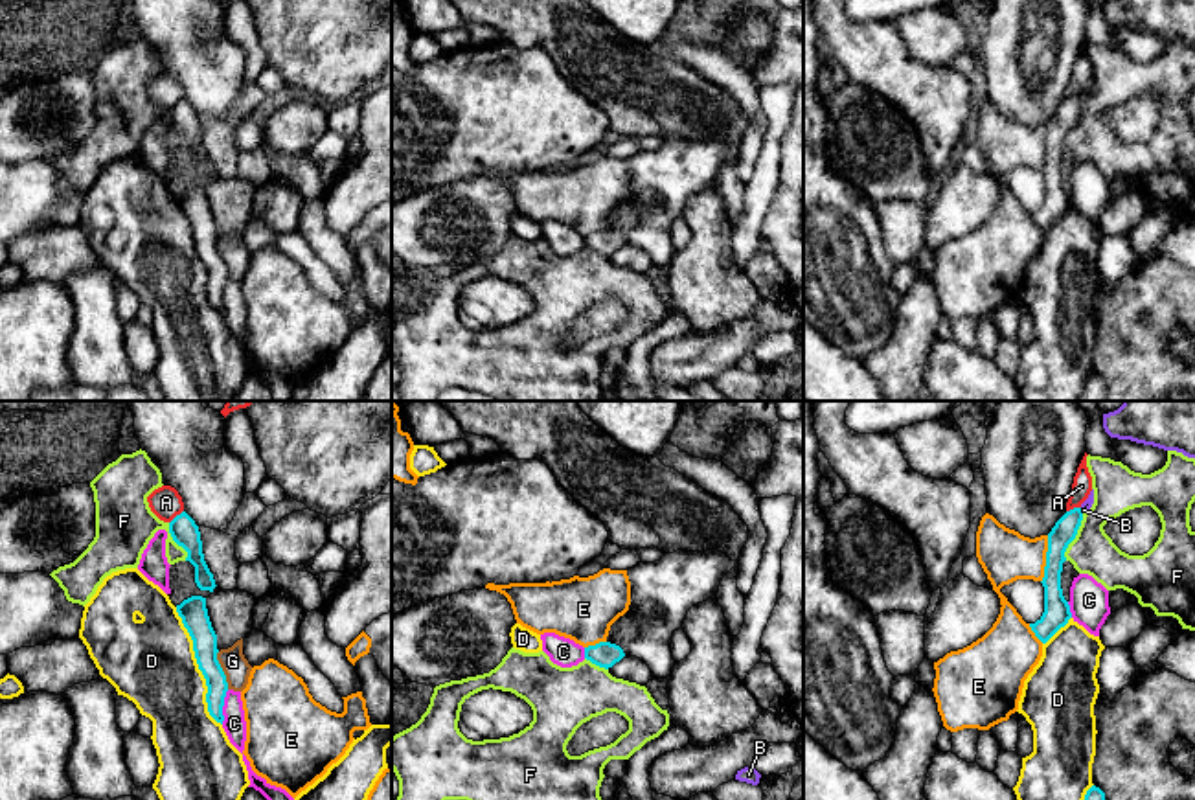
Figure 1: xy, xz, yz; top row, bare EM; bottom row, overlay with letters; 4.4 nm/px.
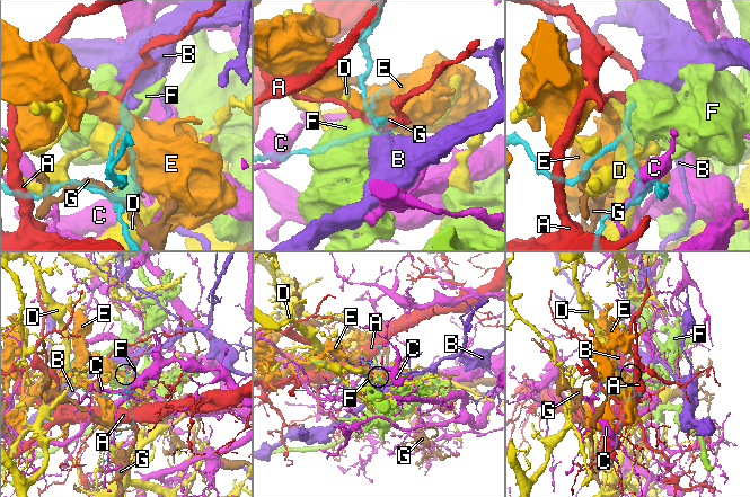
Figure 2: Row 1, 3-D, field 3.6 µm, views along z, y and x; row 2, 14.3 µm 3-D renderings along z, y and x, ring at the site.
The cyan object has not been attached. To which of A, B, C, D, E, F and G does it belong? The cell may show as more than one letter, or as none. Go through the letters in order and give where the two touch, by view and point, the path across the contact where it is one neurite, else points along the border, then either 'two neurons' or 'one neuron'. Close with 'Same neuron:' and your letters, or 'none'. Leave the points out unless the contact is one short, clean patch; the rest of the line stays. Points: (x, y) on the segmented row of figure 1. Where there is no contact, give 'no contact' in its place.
A: xy (175, 517) | along xy (182, 510), (170, 523) | two neurons
B: yz (1080, 510) | across yz (1065, 530), (1080, 510), (1087, 504) | one neuron
C: xy (223, 705) | two neurons
D: xy (199, 666) | two neurons
E: yz (1047, 560) | two neurons
F: yz (1074, 537) | along yz (1083, 514), (1065, 560) | two neurons
G: xy (221, 670) | two neurons
Same neuron: B

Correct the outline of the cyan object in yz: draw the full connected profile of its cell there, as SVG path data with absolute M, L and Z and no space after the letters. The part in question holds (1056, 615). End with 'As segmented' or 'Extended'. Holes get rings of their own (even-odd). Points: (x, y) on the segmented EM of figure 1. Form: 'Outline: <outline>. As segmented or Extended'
Outline: M1094 489L1079 508L1066 511L1048 533L1046 566L1041 581L1044 587L1044 612L1035 623L1030 623L1031 631L1042 644L1046 644L1072 618L1070 605L1061 589L1061 572L1063 563L1066 561L1064 552L1076 539L1083 515L1092 504Z. Extended

